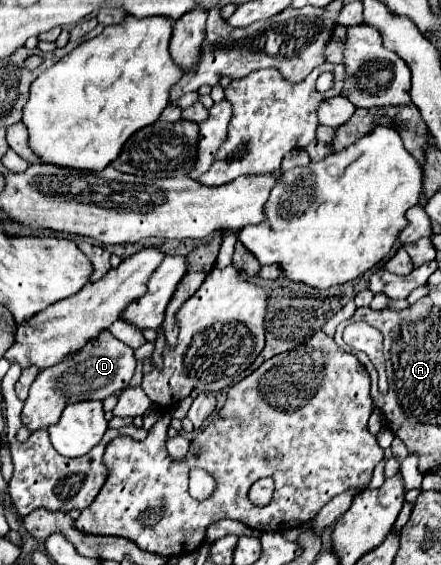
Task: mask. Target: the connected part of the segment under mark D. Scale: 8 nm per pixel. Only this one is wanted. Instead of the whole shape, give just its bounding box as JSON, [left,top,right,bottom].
[22,330,134,432]

